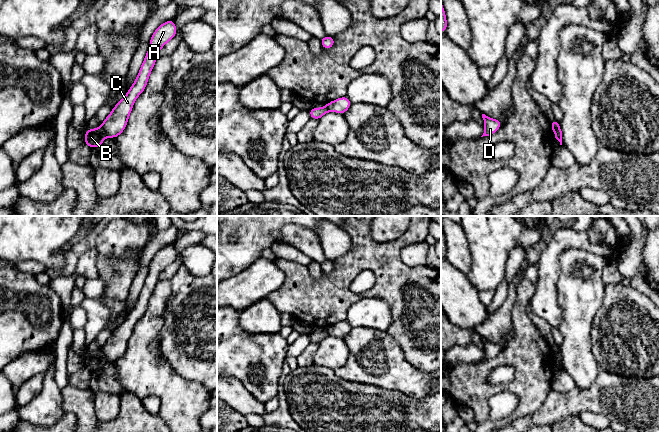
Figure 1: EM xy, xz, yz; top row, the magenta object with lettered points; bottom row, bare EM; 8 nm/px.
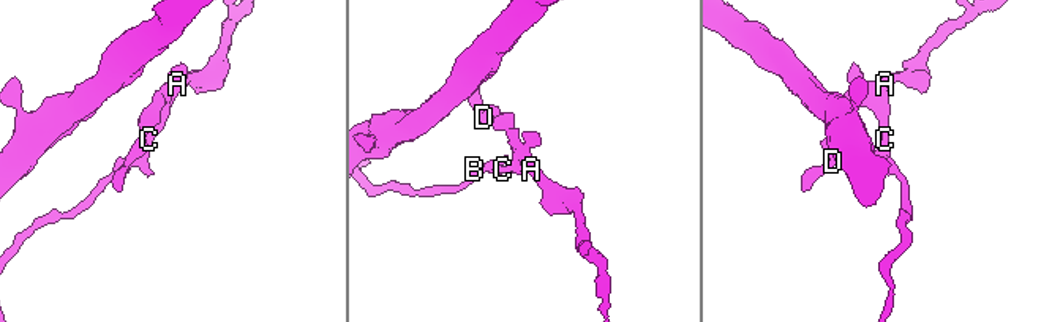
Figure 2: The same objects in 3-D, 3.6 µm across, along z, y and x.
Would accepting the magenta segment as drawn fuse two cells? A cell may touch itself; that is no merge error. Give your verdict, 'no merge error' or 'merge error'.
merge error

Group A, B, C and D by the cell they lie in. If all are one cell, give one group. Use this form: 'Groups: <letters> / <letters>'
Groups: A C D / B

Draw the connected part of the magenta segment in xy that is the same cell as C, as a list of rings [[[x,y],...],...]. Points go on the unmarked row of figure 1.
[[[174,244],[166,245],[155,254],[150,262],[148,276],[134,308],[101,348],[106,361],[116,362],[124,355],[135,324],[147,310],[149,299],[158,282],[160,273],[176,260],[176,255]]]

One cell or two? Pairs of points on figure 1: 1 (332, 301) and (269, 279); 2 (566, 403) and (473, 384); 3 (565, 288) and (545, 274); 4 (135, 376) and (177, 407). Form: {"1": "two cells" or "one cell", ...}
{"1": "two cells", "2": "two cells", "3": "two cells", "4": "one cell"}

